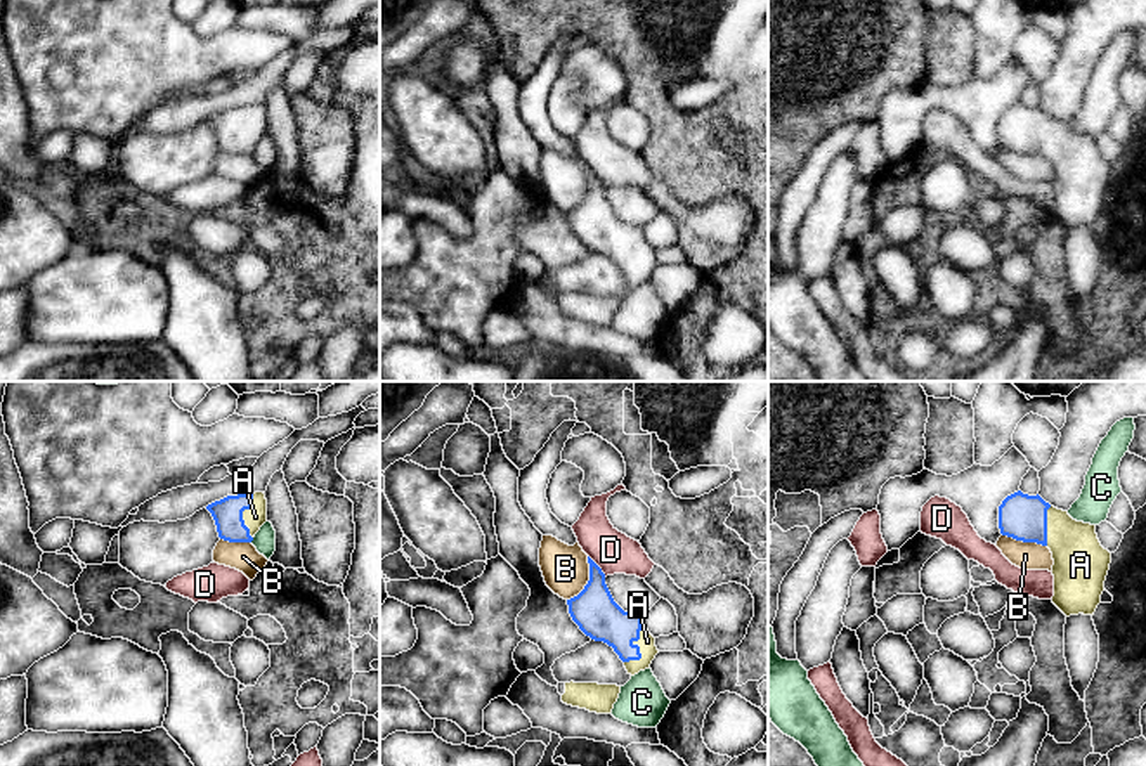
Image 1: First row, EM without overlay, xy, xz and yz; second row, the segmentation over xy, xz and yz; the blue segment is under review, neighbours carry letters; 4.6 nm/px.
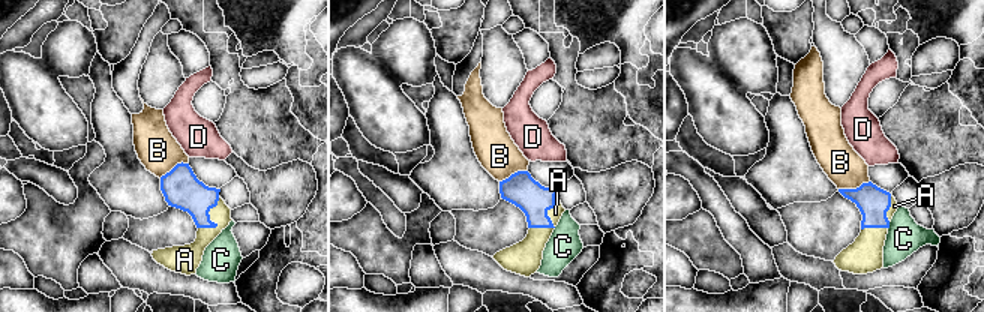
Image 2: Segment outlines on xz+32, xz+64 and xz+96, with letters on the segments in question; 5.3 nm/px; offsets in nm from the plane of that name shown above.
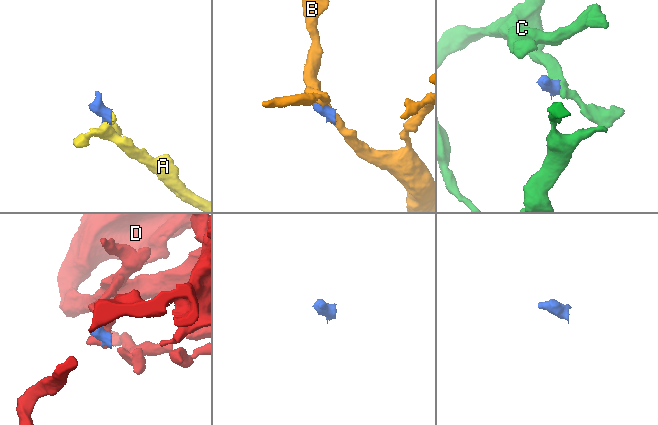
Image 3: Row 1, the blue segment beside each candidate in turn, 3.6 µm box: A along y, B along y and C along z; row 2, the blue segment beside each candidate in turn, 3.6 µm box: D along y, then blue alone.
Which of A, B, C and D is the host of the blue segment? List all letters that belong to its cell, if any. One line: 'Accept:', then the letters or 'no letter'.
Accept: A

